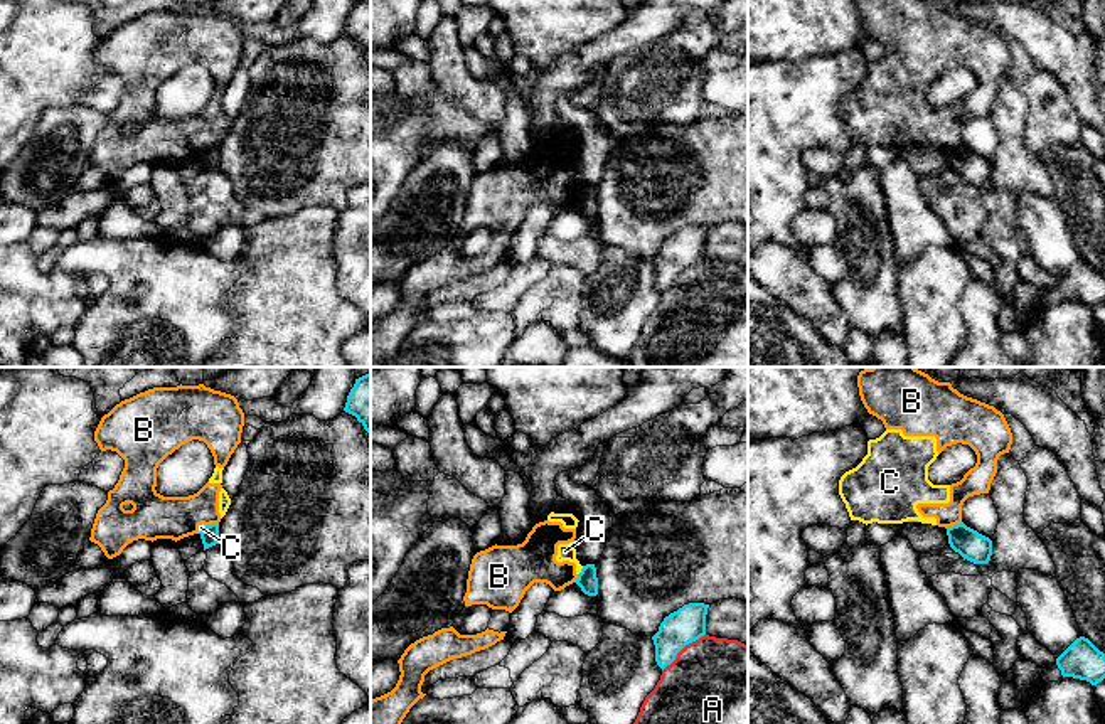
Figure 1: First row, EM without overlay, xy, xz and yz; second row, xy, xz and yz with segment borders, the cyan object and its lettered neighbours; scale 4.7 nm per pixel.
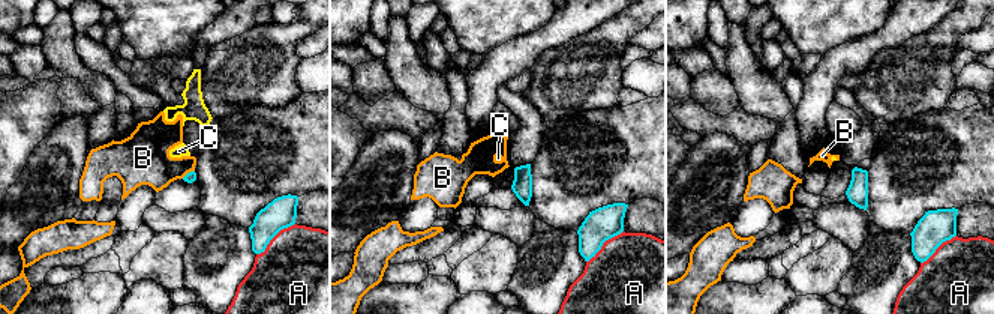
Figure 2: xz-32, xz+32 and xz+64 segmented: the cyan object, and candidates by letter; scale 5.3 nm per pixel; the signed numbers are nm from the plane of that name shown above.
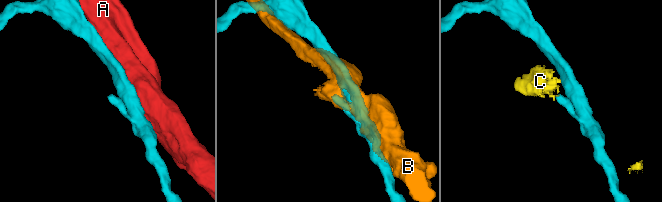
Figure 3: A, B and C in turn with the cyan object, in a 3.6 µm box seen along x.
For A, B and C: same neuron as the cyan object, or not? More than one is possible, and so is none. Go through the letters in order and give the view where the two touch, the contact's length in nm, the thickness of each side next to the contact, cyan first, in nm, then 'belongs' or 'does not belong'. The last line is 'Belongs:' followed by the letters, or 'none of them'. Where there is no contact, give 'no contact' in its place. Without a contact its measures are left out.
A: xz | 280 nm | 170/420 nm | does not belong
B: yz | 90 nm | 140/130 nm | does not belong
C: xz | 50 nm | 100/80 nm | does not belong
Belongs: none of them

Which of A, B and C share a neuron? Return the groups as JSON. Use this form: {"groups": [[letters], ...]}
{"groups": [["A"], ["B", "C"]]}

